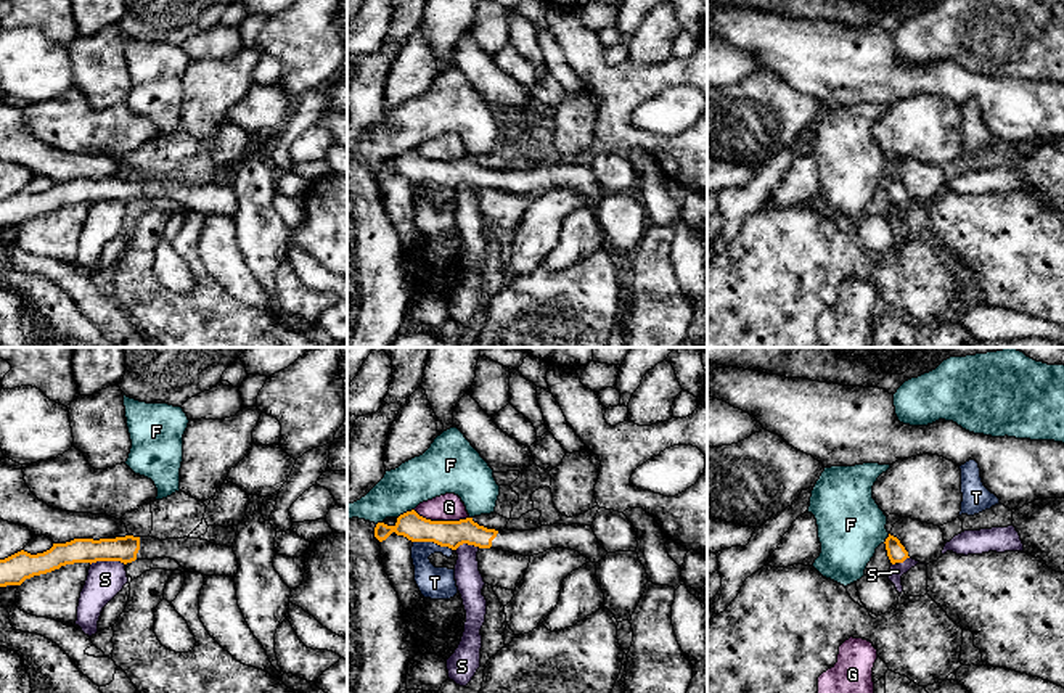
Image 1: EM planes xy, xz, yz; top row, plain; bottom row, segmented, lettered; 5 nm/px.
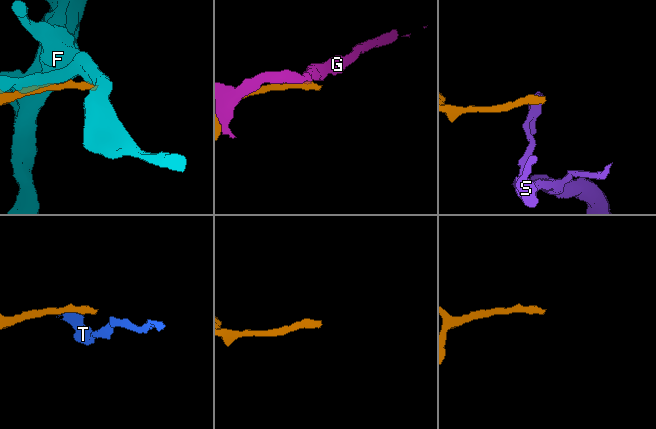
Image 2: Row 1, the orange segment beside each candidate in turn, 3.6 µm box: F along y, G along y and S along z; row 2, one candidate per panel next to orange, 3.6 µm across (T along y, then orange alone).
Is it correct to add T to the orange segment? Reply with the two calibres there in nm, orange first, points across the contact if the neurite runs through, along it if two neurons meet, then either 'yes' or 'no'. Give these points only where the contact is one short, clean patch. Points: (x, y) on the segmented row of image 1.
calibres 140 and 160 nm; border xz (413, 541), (433, 541), (452, 550); no

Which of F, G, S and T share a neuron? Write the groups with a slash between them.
F / G / S / T

